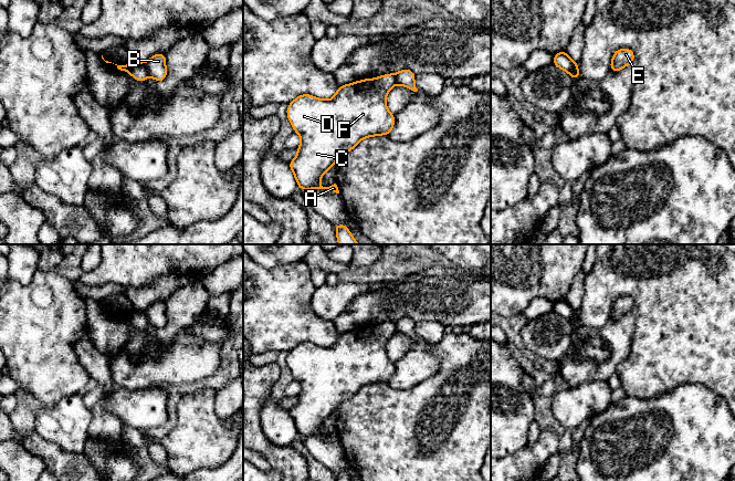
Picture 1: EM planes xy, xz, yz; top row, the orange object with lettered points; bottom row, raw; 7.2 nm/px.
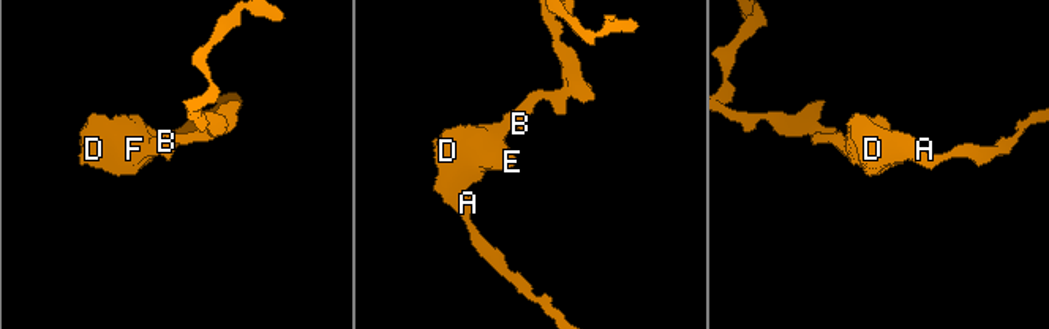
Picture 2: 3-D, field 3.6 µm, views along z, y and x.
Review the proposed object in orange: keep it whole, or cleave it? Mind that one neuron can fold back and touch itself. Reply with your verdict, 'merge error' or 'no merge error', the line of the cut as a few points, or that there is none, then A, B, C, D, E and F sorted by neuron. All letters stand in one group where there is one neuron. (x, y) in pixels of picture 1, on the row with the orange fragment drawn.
merge error; cut in xy along (142, 63), (149, 75); A C D E F / B

